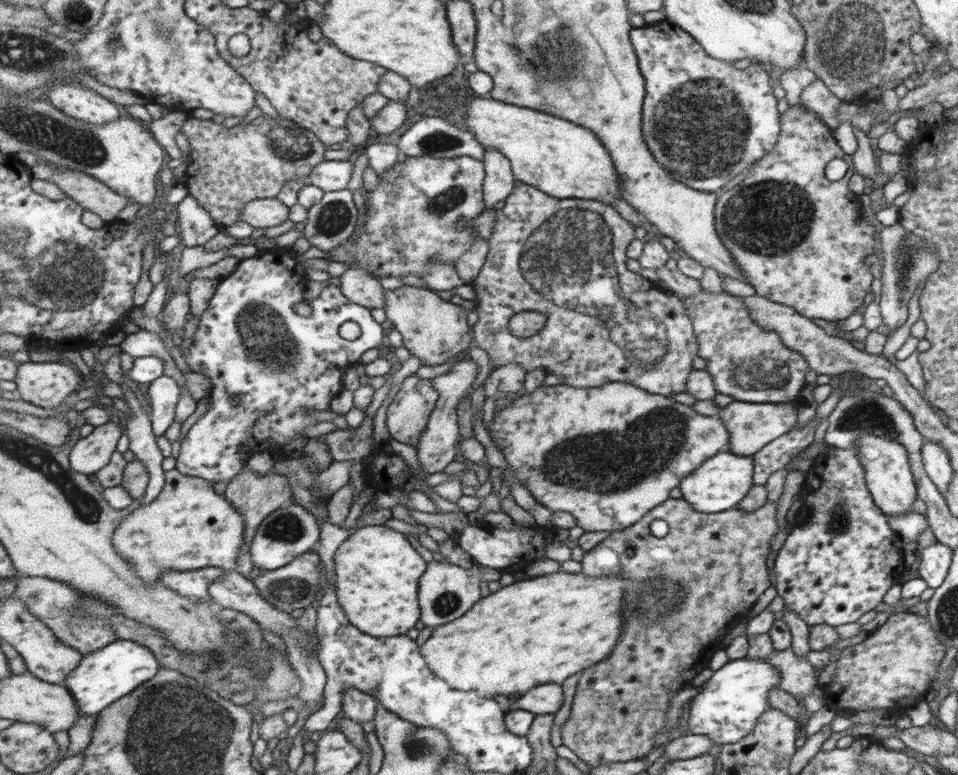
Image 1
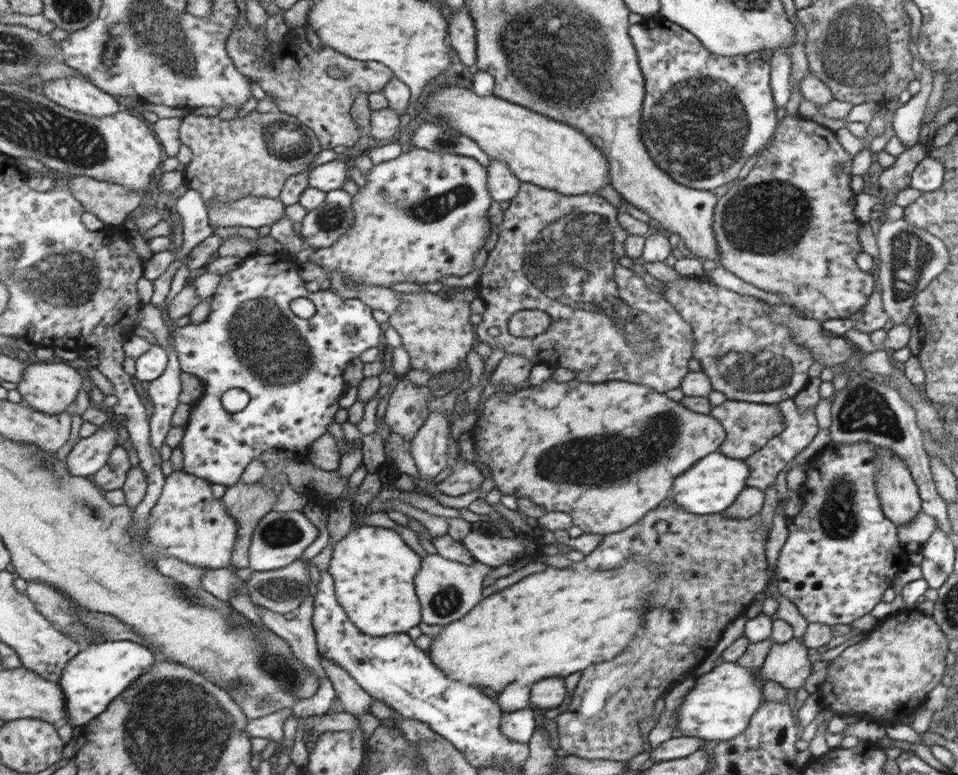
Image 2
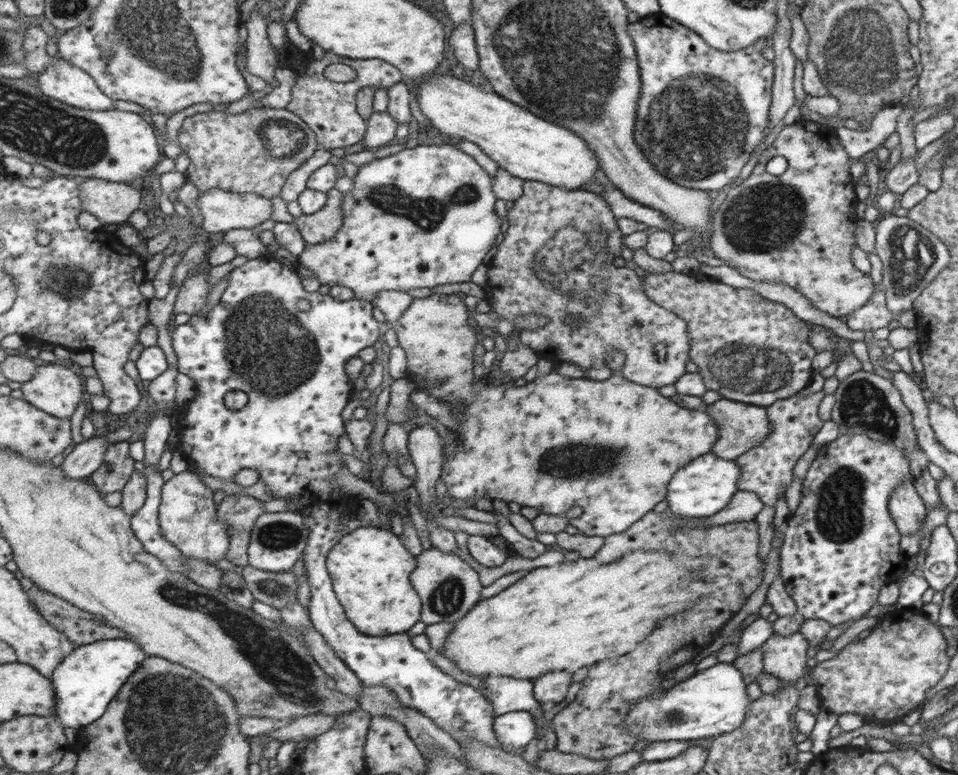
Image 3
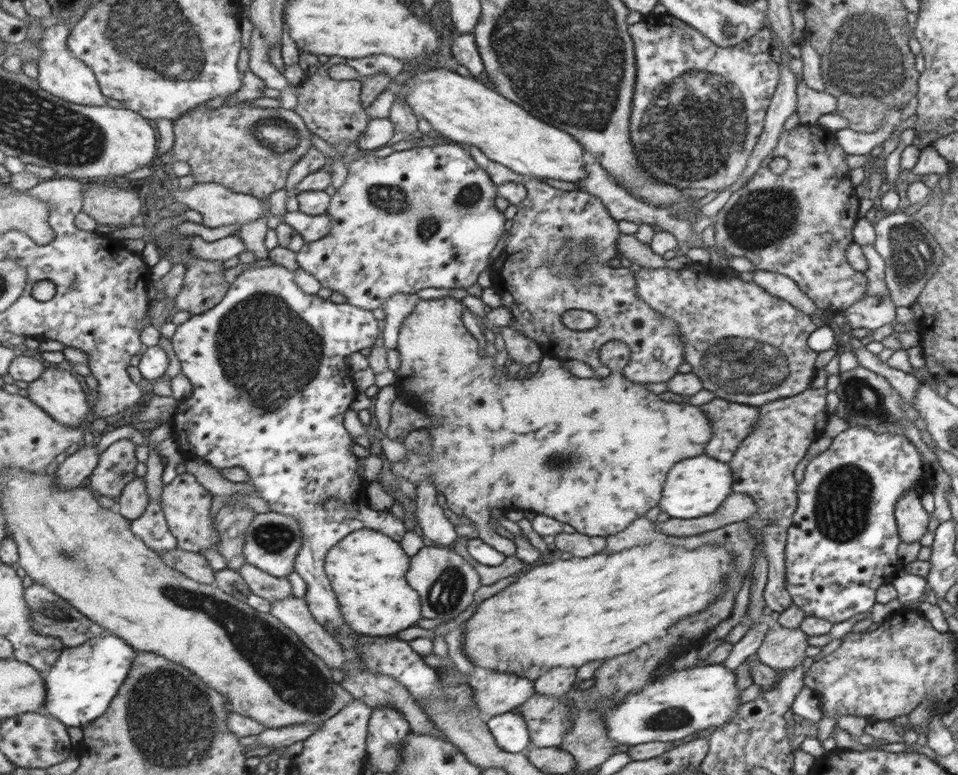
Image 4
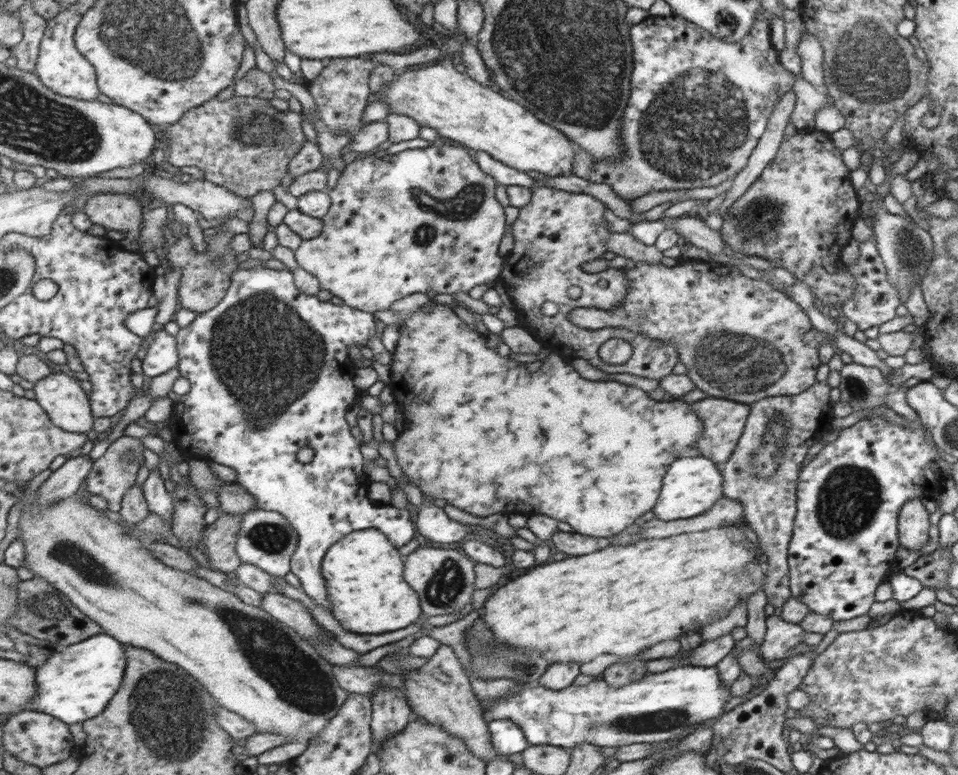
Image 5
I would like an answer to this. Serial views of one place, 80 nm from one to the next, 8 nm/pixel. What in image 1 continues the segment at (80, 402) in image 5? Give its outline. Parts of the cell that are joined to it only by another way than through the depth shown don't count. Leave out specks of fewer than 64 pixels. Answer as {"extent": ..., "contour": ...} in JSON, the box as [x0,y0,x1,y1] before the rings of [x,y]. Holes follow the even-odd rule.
{"extent":[15,361,81,408],"contour":[[[66,361],[19,364],[15,380],[21,401],[42,408],[57,408],[73,390],[81,388],[81,373]]]}

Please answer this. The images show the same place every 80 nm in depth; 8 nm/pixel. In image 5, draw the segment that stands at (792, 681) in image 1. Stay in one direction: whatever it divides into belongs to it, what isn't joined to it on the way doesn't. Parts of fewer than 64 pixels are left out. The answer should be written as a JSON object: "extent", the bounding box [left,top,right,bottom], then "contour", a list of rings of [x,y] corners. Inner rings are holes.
{"extent":[757,615,804,667],"contour":[[[773,615],[767,617],[764,624],[765,636],[757,656],[769,667],[779,666],[791,658],[791,651],[802,642],[804,631],[798,624],[787,623]]]}

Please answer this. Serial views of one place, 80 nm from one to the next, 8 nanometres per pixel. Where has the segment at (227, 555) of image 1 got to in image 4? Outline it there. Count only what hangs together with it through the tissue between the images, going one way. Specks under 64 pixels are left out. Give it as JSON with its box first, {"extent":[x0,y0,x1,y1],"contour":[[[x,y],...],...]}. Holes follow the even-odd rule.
{"extent":[162,473,222,552],"contour":[[[182,473],[177,475],[170,483],[164,486],[162,494],[162,507],[173,536],[178,540],[178,548],[189,552],[200,550],[215,550],[222,542],[220,532],[212,516],[212,501],[214,494],[205,488],[194,474]]]}

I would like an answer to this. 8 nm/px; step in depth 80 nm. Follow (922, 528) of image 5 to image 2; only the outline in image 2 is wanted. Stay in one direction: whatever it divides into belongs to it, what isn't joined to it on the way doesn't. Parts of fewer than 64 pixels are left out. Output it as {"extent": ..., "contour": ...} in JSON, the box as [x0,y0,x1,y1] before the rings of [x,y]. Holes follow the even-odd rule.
{"extent":[876,447,921,524],"contour":[[[877,447],[876,493],[880,507],[893,524],[905,524],[921,511],[918,490],[902,458],[890,448]]]}

